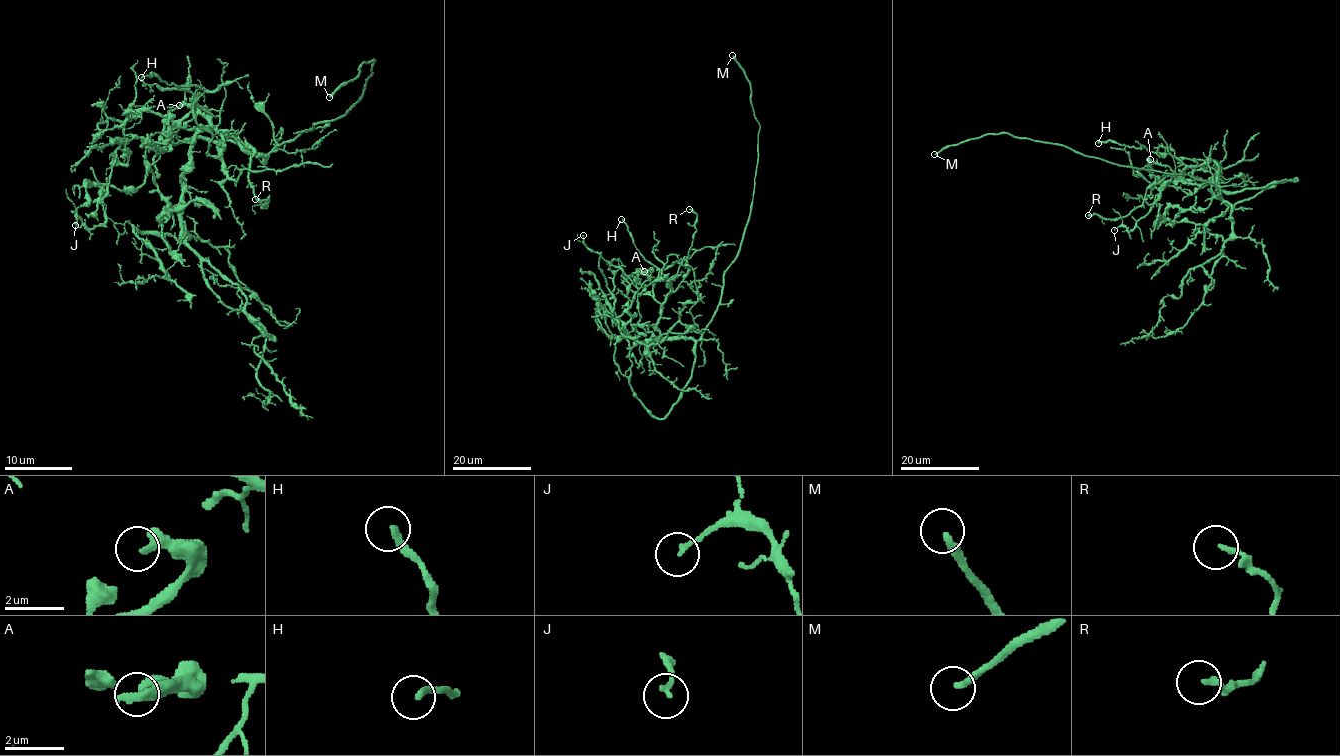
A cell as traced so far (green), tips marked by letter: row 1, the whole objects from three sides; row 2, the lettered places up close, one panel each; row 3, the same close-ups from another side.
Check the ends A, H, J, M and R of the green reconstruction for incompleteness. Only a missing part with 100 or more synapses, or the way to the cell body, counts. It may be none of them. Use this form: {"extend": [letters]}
{"extend": ["M"]}

